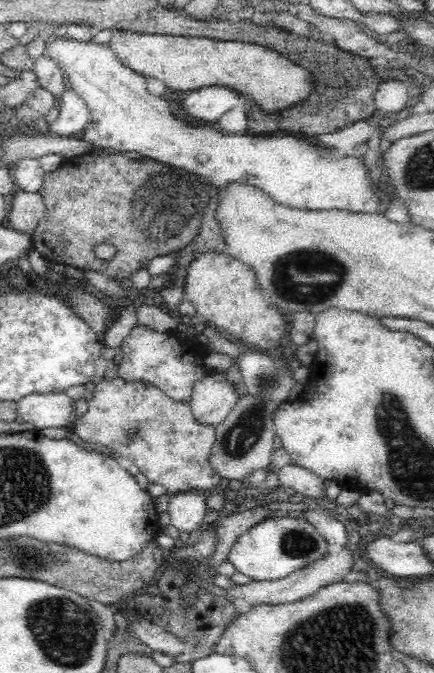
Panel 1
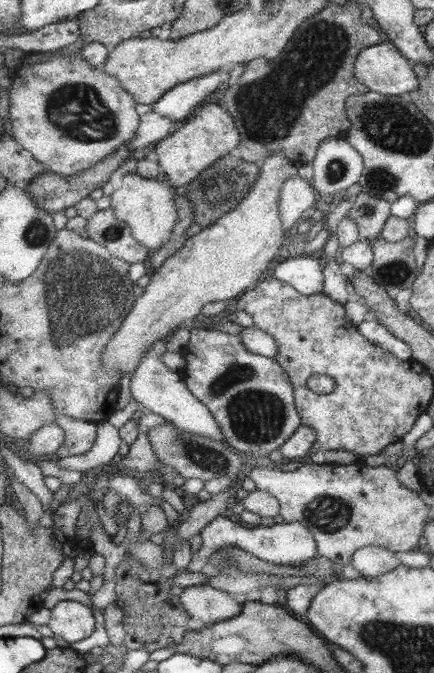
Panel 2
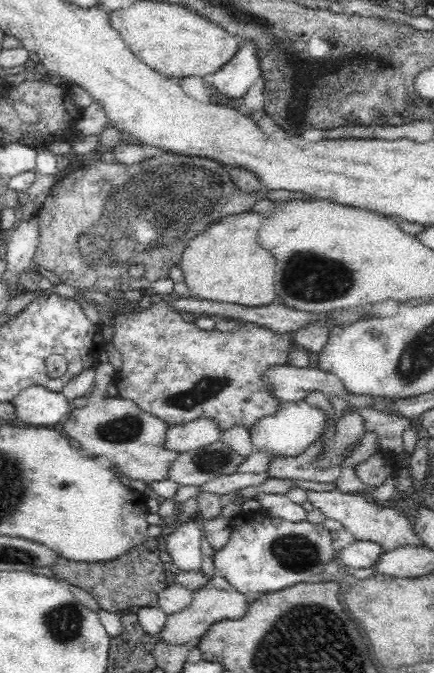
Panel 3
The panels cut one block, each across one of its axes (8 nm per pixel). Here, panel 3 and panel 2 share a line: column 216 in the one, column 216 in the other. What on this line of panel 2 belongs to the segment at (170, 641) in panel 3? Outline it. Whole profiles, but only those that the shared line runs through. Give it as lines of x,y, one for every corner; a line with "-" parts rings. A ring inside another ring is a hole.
208,585
185,587
178,598
186,609
186,613
193,618
198,618
204,625
233,618
241,610
239,601
233,600
227,593
210,588

